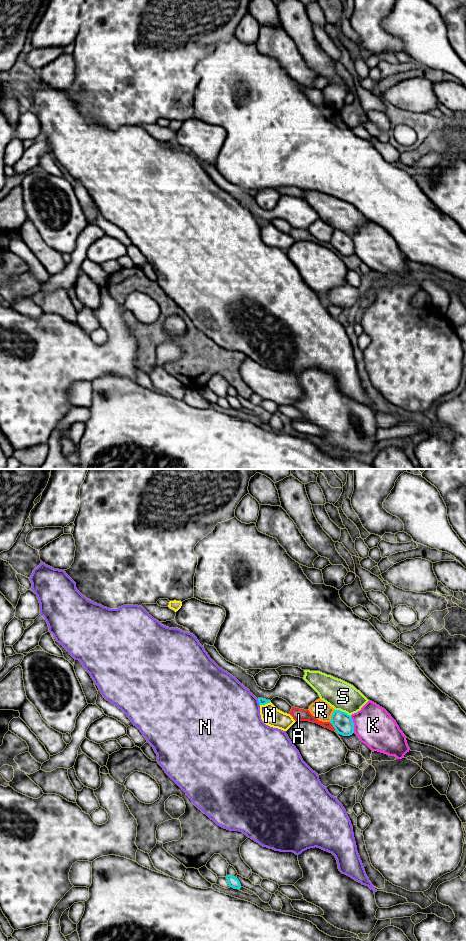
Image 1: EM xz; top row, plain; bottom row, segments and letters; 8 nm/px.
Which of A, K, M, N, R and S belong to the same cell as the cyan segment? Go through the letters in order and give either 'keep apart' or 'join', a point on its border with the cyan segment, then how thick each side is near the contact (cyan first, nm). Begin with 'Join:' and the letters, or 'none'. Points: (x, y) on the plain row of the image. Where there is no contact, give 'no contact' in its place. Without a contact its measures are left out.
Join: none
A: keep apart; contact xz (333, 246); calibres 160 and 100 nm
K: keep apart; contact xz (353, 244); calibres 160 and 320 nm
M: keep apart; contact xz (265, 223); calibres 50 and 160 nm
N: keep apart; contact xz (258, 221); calibres 50 and 480 nm
R: keep apart; contact xz (332, 235); calibres 160 and 150 nm
S: keep apart; contact xz (343, 232); calibres 160 and 240 nm

